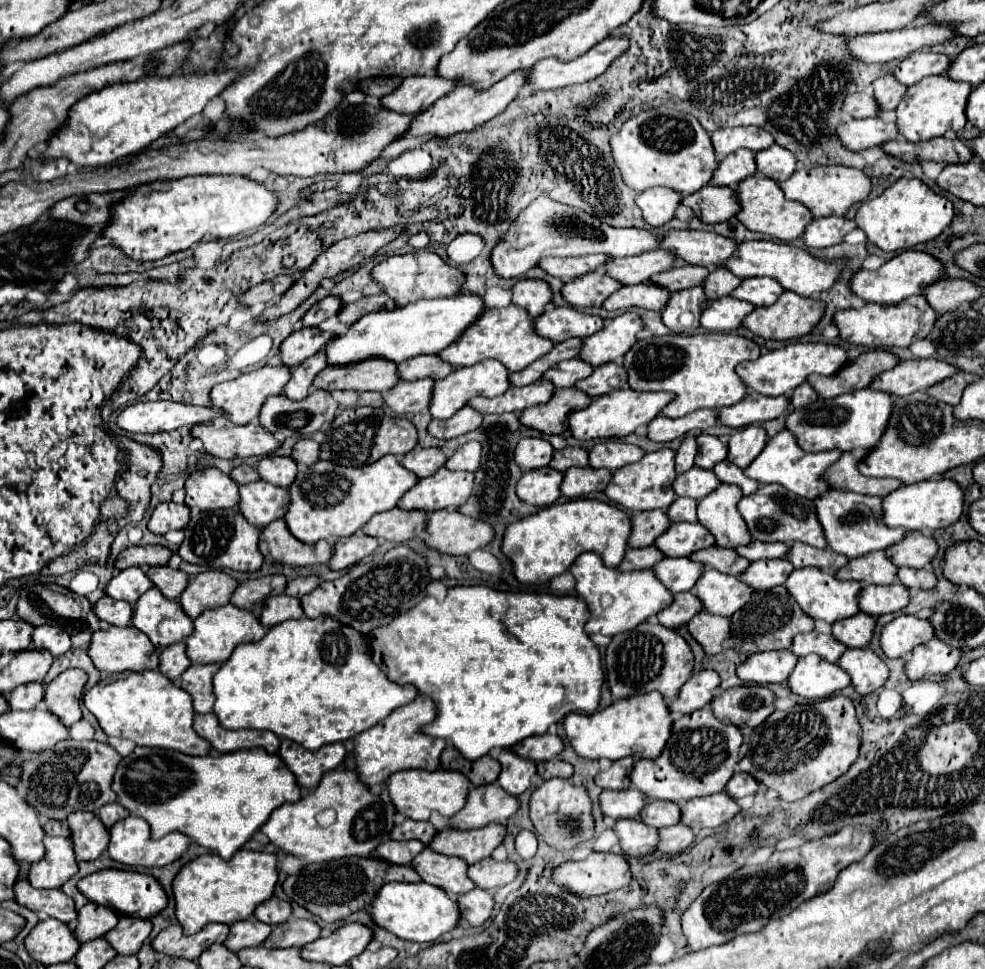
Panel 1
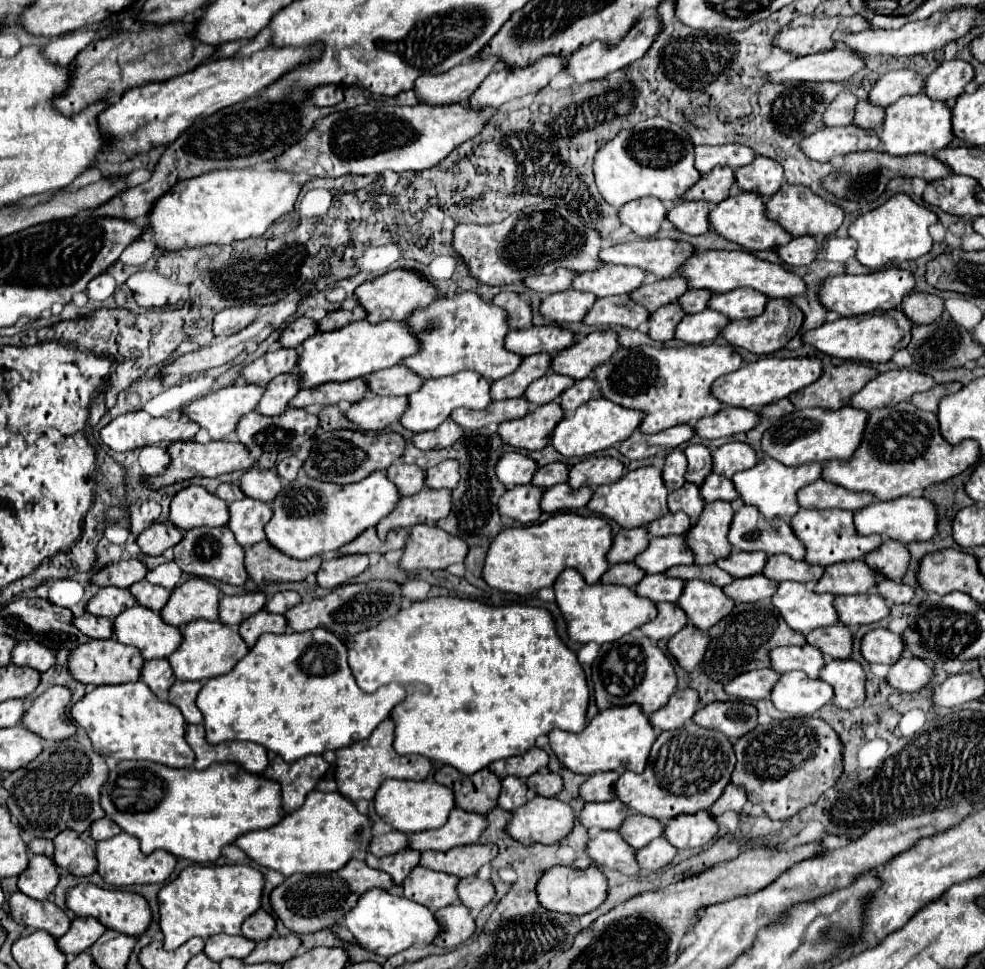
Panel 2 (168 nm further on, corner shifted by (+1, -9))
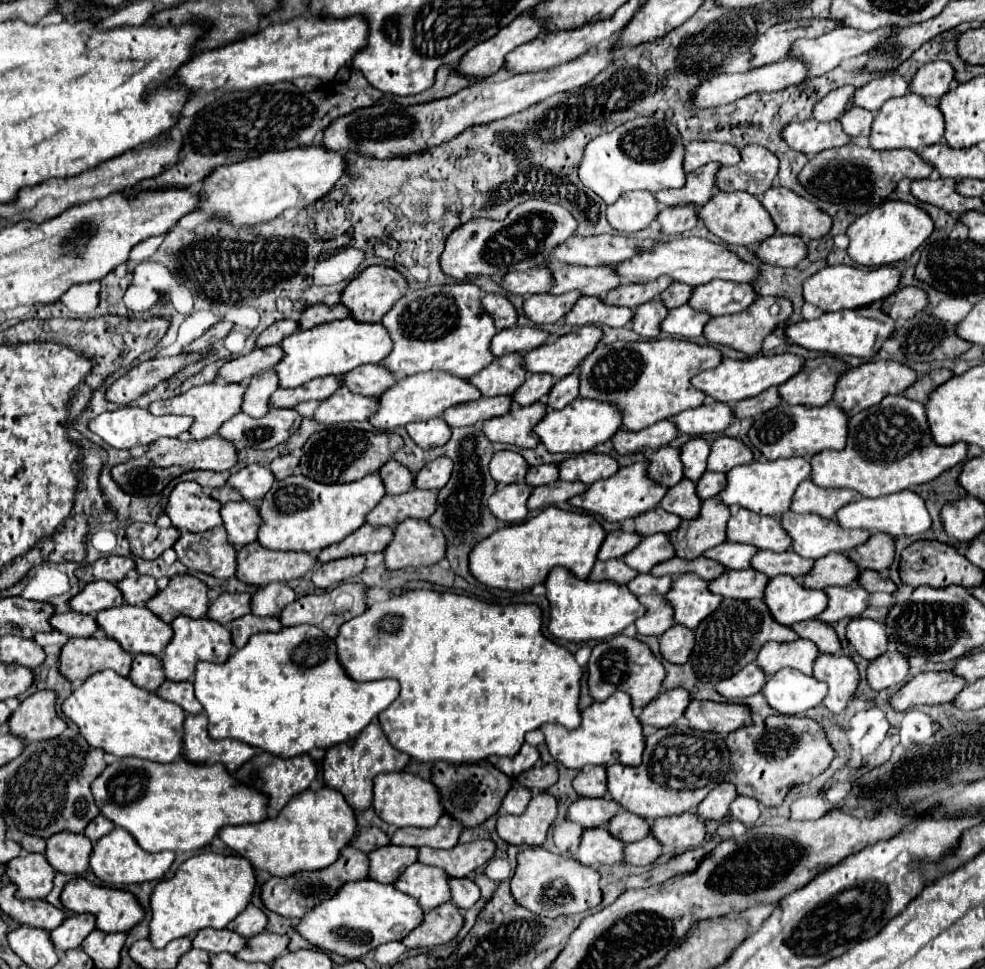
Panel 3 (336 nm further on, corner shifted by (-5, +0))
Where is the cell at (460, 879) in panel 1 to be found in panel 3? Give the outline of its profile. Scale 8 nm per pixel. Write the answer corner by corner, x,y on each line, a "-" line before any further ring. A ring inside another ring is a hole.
415,862
393,882
393,886
399,892
415,898
417,904
427,912
451,900
447,882
449,882
449,876
443,870

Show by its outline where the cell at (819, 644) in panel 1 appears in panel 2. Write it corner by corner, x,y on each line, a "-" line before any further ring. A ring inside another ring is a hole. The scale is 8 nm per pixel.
813,645
777,647
777,651
771,651
769,657
771,657
771,667
777,673
799,669
799,671
805,671
809,677
819,677
819,671
825,667
823,653
817,651
817,647

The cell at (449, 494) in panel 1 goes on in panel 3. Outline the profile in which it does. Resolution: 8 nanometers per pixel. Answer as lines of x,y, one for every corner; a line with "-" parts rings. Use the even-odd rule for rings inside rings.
411,488
399,496
383,496
381,502
367,514
367,524
371,526
397,526
407,518
427,520
435,512
435,490

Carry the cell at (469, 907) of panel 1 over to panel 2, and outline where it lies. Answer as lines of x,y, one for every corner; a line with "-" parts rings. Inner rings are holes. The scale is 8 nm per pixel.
461,903
443,907
435,915
441,923
441,933
433,943
439,947
457,947
475,933
475,917

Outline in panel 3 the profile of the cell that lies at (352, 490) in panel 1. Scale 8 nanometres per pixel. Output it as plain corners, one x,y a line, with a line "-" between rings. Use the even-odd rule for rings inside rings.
297,470
289,478
277,480
261,498
259,516
263,524
259,526
257,542
269,550
301,550
317,554
363,526
365,514
373,510
383,496
385,486
377,472
349,484
319,484

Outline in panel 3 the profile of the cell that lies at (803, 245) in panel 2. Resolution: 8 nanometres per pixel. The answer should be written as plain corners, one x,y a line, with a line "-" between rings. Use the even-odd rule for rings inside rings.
773,234
765,242
761,242
753,252
763,264
795,268
803,258
807,258
807,244
799,236

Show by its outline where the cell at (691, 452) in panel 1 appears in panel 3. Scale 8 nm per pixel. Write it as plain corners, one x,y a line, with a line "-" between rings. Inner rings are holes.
663,446
655,454
651,454
647,458
647,476
665,488
671,488
677,482
681,482
683,464
679,458
679,450
671,446

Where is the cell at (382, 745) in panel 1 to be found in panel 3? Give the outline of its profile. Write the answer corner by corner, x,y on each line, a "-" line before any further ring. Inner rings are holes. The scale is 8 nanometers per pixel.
371,722
363,734
353,738
351,742
343,742
339,746
331,746
323,758
323,782
327,788
339,790
347,804
353,810
367,810
373,802
373,778
381,772
399,772
411,758
399,750
395,750
377,722

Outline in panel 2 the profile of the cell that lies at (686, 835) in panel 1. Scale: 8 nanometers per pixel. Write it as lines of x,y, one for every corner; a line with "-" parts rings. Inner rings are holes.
657,837
653,839
653,843
637,851
637,861
641,863
641,869
657,871
669,865
675,855
677,855
677,849
671,843
667,843
665,837

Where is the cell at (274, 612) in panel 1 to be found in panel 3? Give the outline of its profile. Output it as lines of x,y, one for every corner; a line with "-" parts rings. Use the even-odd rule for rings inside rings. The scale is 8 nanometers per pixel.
247,614
243,618
237,618
231,622
231,642
235,648
243,648
247,640
257,632
279,632
283,626
279,618
259,618
253,614

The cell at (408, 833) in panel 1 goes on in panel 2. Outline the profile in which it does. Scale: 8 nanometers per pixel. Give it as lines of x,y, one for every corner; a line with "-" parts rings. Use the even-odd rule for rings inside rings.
391,831
391,833
385,833
385,835
379,835
373,839
371,843
371,853
377,855
377,857
385,857
385,855
393,855
397,851
403,851
403,849
409,849
411,843
409,843
409,837
401,831

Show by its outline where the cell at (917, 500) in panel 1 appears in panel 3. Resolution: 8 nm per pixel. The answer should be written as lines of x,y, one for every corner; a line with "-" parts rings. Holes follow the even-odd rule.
911,490
887,494
883,498
861,498
861,500
853,500
851,504
843,506
837,512
835,520
837,520
837,524
841,528
861,528
861,530
869,530
869,532
885,532
891,538
923,534
931,526
931,518
929,518
929,512
925,508
923,498
919,498
919,494
915,494

